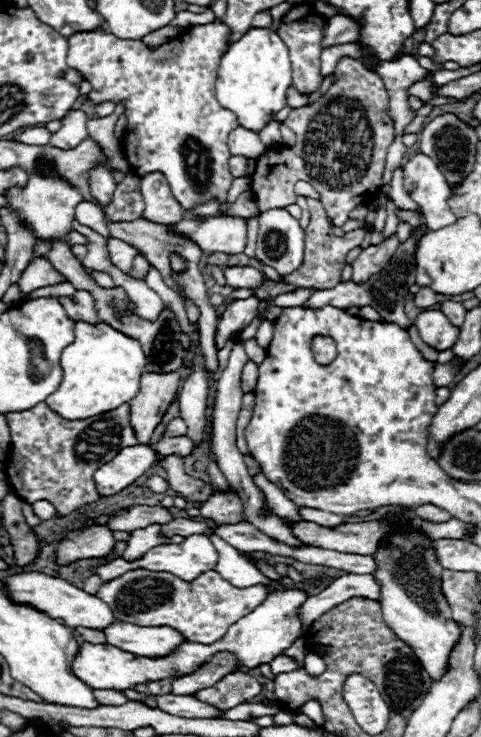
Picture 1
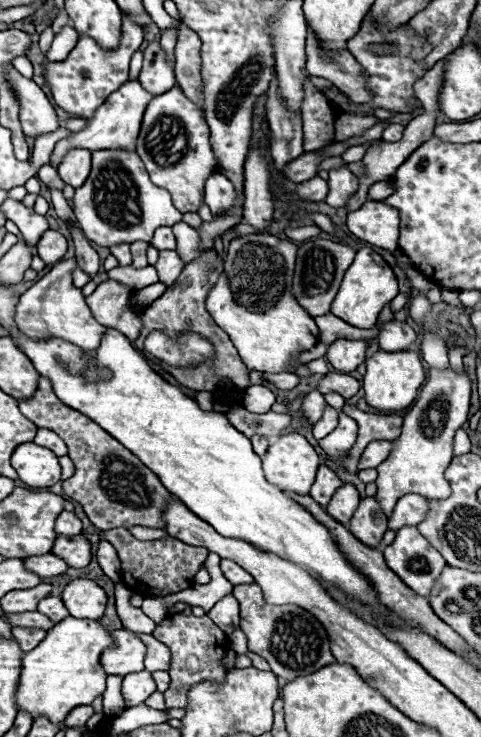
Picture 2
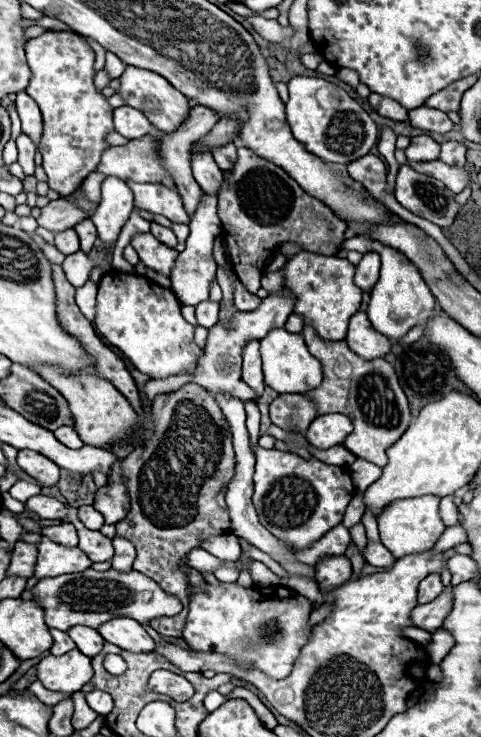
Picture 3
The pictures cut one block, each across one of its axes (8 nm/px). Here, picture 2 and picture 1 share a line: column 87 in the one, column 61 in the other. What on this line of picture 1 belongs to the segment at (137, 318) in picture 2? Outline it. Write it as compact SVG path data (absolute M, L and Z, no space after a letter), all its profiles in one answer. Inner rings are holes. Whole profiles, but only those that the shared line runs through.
M78 290L70 298L62 296L60 302L66 308L68 318L72 318L74 322L78 322L78 320L86 320L86 322L92 322L92 324L98 322L98 314L94 310L94 300L86 290Z

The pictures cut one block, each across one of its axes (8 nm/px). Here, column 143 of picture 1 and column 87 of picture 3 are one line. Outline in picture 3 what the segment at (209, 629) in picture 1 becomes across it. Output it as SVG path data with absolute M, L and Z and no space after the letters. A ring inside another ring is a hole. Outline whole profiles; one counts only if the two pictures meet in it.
M92 568L76 574L64 574L56 578L44 578L34 588L34 602L44 610L44 622L50 628L68 630L76 624L96 628L100 622L108 622L108 618L136 618L138 622L150 622L158 616L174 616L182 610L182 604L172 594L166 594L152 578L130 570L130 572L96 572Z

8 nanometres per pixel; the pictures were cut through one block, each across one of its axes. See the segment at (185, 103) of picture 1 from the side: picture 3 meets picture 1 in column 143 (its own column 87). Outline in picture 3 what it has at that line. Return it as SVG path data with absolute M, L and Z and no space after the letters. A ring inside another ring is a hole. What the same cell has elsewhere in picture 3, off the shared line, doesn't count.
M46 30L42 36L28 40L24 50L26 50L28 66L32 70L26 94L38 102L42 110L42 118L44 118L44 134L40 140L40 152L44 156L42 168L46 170L48 186L56 190L60 196L68 196L80 186L80 182L90 172L96 170L96 162L100 160L100 154L108 148L104 138L110 130L114 130L110 106L106 98L100 92L96 92L92 82L94 80L94 70L92 70L94 50L86 42L86 38L68 30Z

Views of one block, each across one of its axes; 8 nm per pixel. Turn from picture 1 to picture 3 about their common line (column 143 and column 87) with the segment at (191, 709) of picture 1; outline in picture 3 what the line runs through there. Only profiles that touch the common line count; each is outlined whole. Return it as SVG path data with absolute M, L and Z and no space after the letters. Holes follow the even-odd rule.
M92 690L92 692L88 692L88 694L86 694L86 700L88 700L88 706L90 706L94 712L98 712L100 716L106 716L106 714L114 708L112 696L108 696L108 694L102 692L102 690Z

